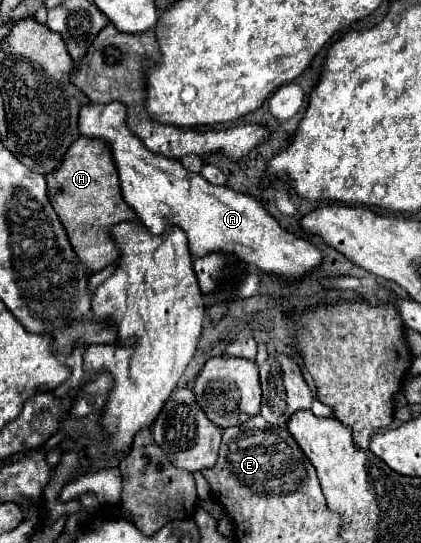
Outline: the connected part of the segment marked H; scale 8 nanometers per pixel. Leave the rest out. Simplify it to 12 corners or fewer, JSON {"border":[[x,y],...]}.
{"border":[[78,137],[46,177],[90,269],[120,257],[110,229],[138,221],[110,145]]}

